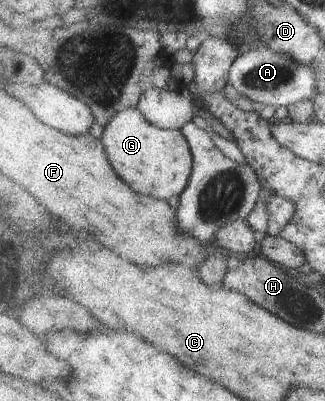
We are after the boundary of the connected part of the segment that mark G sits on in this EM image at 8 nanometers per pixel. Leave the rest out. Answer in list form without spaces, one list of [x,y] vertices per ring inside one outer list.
[[[138,107],[121,111],[105,128],[101,141],[114,171],[136,193],[167,201],[188,187],[194,155],[183,133],[150,123]]]

